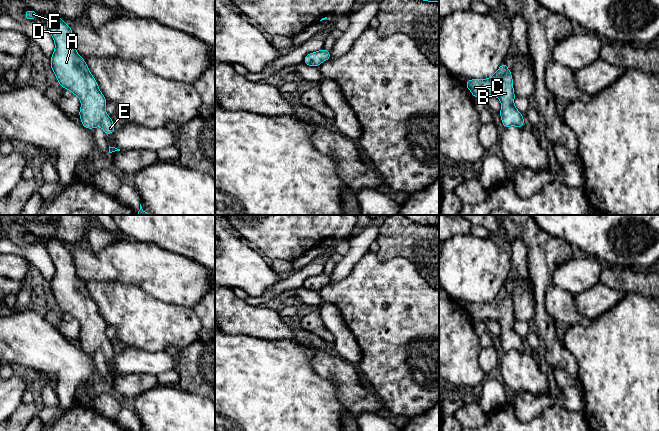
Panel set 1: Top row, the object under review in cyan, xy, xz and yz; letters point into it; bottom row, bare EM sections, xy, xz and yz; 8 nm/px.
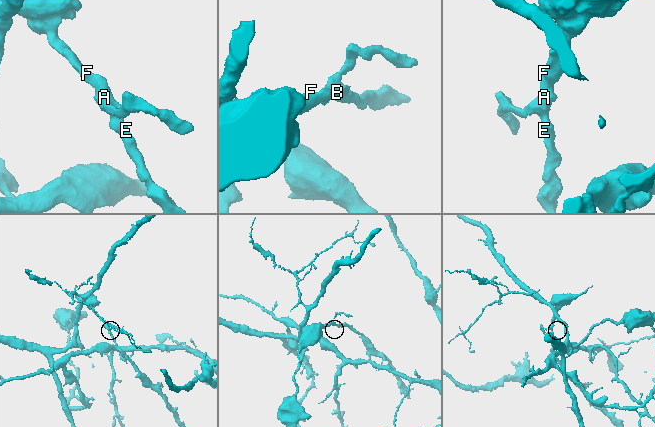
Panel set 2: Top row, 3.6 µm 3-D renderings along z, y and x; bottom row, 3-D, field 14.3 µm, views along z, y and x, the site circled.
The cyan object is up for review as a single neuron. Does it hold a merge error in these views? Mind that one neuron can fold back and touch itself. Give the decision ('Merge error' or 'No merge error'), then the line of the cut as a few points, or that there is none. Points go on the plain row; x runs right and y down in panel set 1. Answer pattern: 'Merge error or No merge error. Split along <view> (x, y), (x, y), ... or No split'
Merge error. Split along xy (81, 326), (102, 329), (104, 331)

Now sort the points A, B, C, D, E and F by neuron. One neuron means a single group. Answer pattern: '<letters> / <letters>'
A B C D F / E

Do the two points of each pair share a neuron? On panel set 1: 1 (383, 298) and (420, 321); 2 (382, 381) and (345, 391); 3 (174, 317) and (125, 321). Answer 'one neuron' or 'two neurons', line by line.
1: one neuron
2: two neurons
3: one neuron

